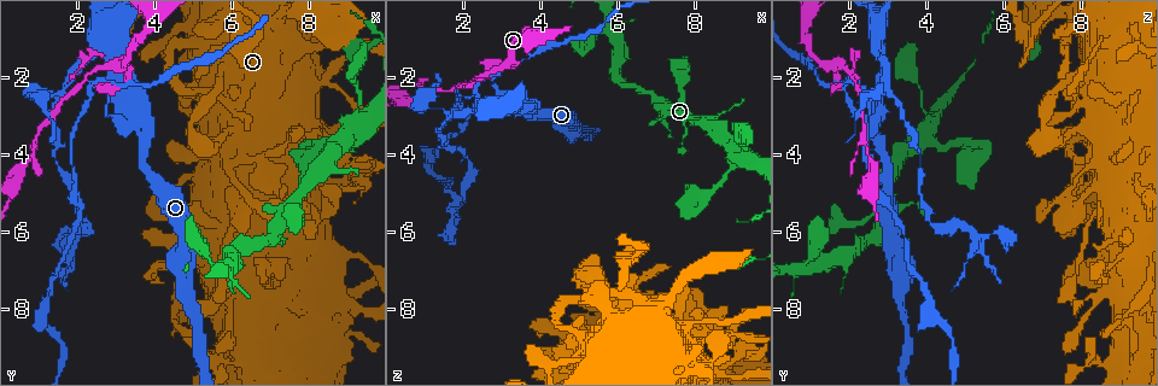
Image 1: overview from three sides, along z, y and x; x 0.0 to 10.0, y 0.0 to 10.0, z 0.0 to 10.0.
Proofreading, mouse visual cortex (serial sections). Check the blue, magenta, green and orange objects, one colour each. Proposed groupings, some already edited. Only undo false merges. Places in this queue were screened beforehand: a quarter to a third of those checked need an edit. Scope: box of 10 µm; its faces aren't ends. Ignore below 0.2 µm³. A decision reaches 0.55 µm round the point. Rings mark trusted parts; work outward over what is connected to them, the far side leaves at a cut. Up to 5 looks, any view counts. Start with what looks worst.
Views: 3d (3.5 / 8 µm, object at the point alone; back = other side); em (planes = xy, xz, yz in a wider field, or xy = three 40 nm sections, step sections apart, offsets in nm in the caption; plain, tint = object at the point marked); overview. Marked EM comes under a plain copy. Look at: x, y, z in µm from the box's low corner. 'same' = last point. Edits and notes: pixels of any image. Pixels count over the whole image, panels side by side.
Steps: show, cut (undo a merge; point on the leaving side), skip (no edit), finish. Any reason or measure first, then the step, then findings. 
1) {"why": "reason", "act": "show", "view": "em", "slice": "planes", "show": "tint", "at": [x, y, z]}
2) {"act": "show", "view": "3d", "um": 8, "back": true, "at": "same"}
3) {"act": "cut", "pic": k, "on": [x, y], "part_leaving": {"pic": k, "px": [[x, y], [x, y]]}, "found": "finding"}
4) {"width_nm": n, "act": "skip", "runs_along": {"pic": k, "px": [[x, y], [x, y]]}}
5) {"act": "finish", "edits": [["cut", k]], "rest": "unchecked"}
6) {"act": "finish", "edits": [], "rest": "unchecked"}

{"why": "thin neck", "act": "show", "view": "3d", "um": 3.5, "at": [9.15, 4.10, 8.45]}

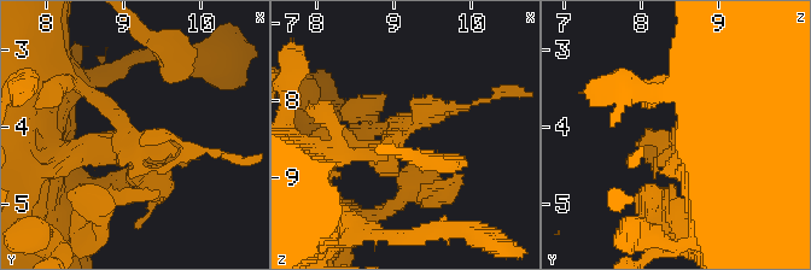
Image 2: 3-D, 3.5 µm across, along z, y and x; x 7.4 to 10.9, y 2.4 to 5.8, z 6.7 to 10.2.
{"act": "show", "view": "em", "slice": "xy", "step": 1, "show": "tint", "at": [9.15, 4.10, 8.40]}

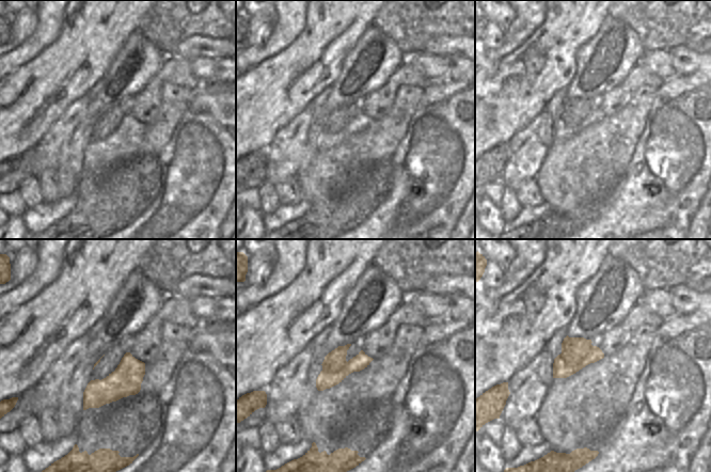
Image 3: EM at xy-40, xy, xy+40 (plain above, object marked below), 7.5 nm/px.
{"width_nm": 220, "act": "skip", "runs_along": {"pic": 2, "px": [[342, 139], [467, 107]]}, "found": "all the same cell"}

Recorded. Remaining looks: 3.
{"why": "a narrow waist", "act": "show", "view": "3d", "um": 3.5, "at": [5.95, 9.40, 8.50]}

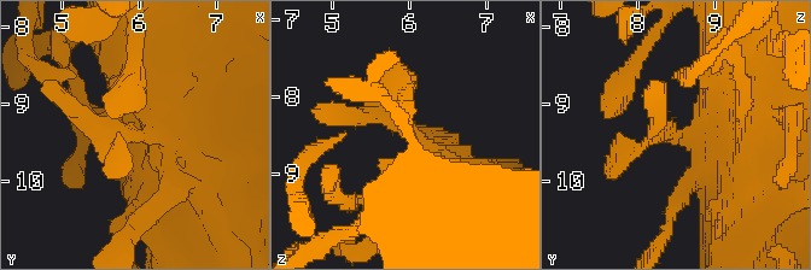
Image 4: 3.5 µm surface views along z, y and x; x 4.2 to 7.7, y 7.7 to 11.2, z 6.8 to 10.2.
{"act": "show", "view": "em", "slice": "xy", "step": 3, "show": "tint", "at": [5.95, 9.35, 8.45]}

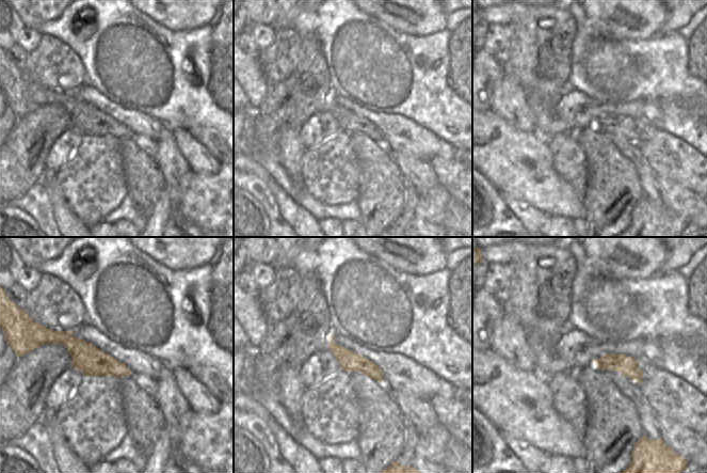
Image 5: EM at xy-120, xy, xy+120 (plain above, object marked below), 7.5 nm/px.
{"act": "skip", "runs_along": {"pic": 5, "px": [[49, 334], [127, 373]]}, "found": "continuous, no second cell"}

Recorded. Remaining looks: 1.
{"act": "finish", "edits": [], "rest": "unchecked"}

